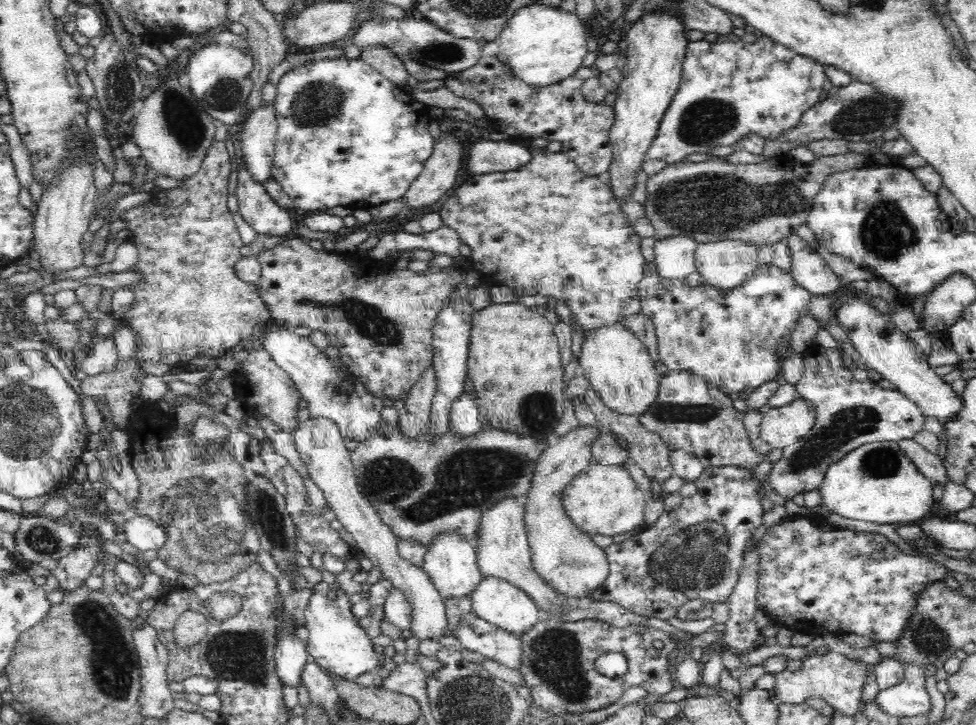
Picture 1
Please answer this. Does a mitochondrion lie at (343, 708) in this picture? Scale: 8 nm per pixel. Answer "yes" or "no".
no

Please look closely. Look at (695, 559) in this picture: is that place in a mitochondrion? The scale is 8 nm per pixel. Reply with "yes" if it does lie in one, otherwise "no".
yes

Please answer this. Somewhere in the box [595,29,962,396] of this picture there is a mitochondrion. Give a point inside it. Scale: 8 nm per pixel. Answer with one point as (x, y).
(713, 202)

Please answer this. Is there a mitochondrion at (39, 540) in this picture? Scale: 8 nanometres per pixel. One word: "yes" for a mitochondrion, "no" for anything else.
yes

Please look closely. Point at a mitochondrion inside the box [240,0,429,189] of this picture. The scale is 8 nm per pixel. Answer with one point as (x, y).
(318, 102)

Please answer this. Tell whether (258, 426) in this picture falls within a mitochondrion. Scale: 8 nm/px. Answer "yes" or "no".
no

